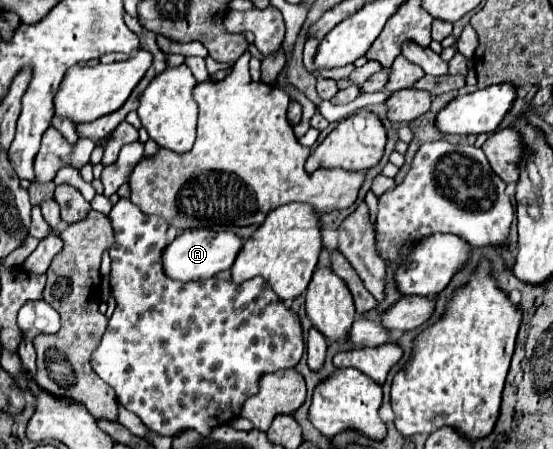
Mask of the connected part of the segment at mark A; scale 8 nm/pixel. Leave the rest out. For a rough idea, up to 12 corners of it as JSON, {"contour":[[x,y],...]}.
{"contour":[[190,230],[162,250],[180,282],[228,270],[242,248],[234,232]]}

